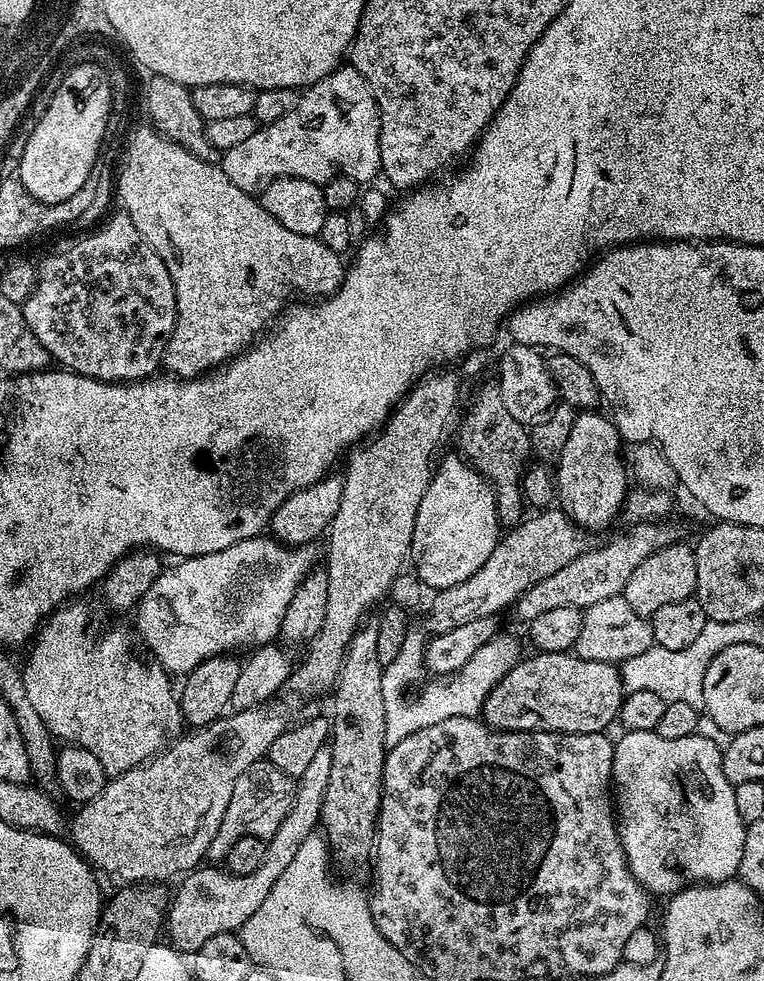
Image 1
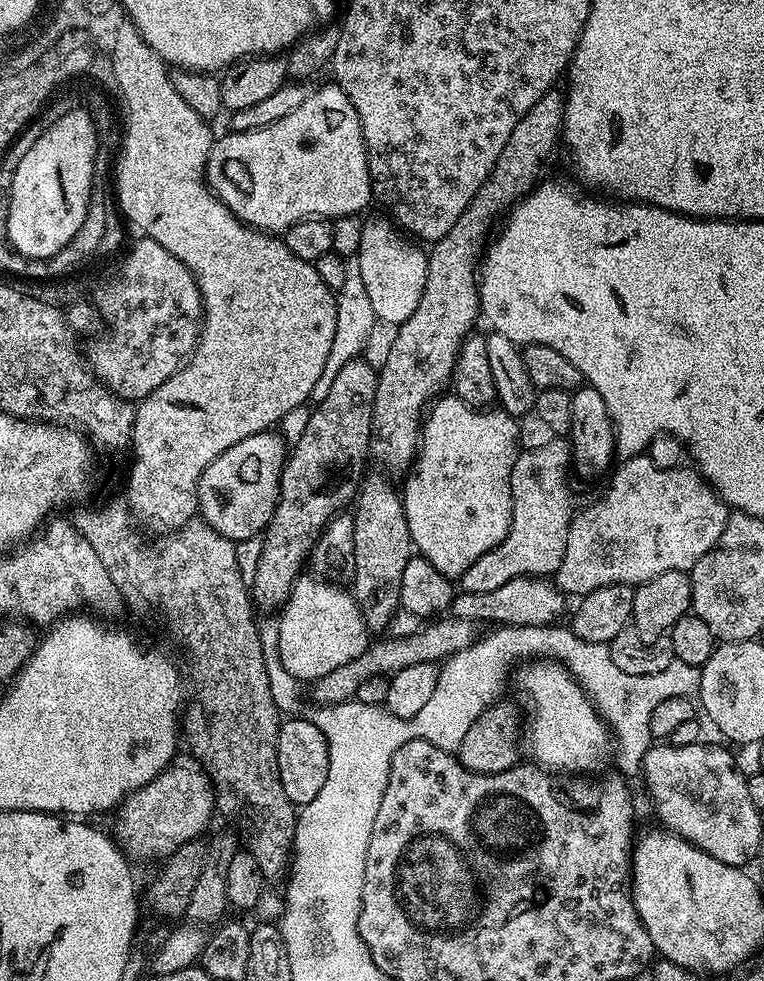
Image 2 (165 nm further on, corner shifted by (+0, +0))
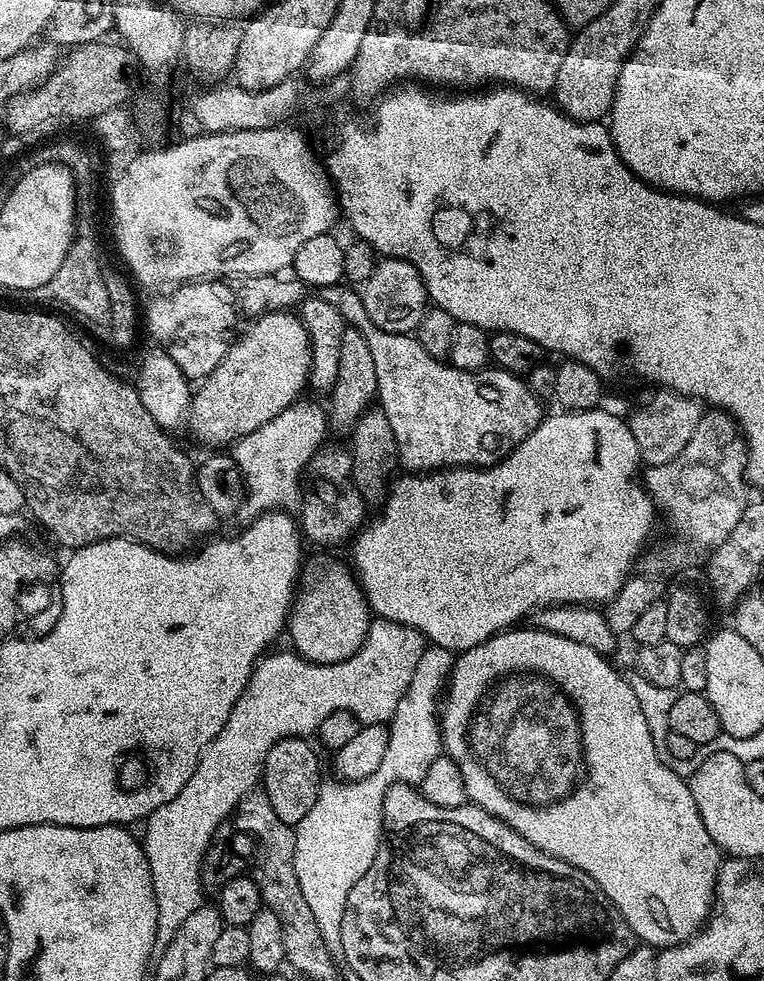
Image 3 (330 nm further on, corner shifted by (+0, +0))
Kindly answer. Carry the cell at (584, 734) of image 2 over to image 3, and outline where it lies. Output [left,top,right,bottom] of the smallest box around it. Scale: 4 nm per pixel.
[439,626,722,950]

